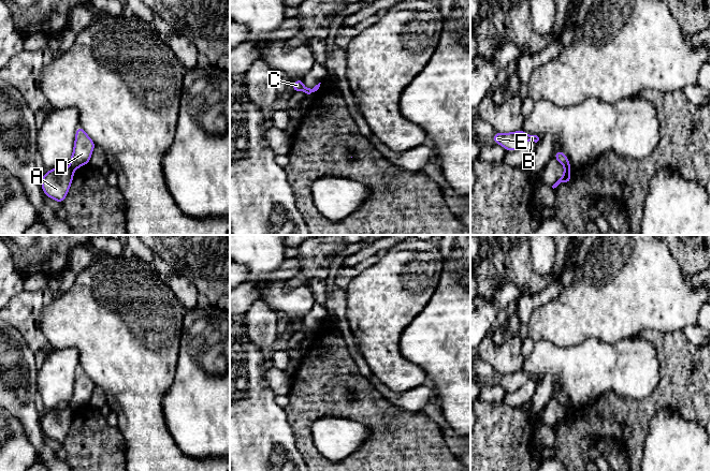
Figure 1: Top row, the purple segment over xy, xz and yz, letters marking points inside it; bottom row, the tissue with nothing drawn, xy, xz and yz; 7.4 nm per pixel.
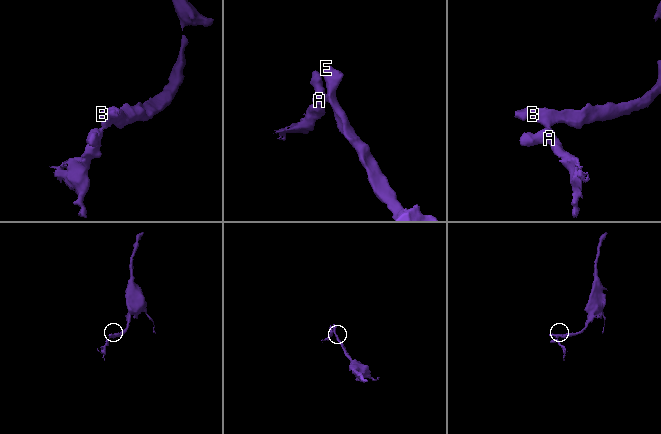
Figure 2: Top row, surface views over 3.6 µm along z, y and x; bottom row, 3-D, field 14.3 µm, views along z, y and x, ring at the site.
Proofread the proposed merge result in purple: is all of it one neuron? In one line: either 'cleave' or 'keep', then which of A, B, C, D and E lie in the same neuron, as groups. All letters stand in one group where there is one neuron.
cleave; groups A C / B D E

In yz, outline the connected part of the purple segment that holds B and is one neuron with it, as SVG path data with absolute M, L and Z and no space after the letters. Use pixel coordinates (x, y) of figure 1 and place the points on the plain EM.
M522 370L512 373L495 372L493 378L493 383L502 385L507 392L517 391L527 381L537 383L539 378L537 376L528 376Z

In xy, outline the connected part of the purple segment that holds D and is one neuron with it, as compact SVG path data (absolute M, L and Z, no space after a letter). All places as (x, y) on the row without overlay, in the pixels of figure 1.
M78 366L76 368L73 394L70 399L70 408L74 411L79 407L89 404L95 387L93 381L86 374L84 368Z

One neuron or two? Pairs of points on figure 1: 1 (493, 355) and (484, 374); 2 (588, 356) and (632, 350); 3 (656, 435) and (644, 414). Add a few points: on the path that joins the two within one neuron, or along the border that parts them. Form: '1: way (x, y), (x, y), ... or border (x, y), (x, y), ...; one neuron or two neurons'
1: border (481, 358), (495, 371); two neurons
2: way (598, 356), (621, 356); one neuron
3: border (668, 407), (662, 408), (650, 422), (642, 447); two neurons

